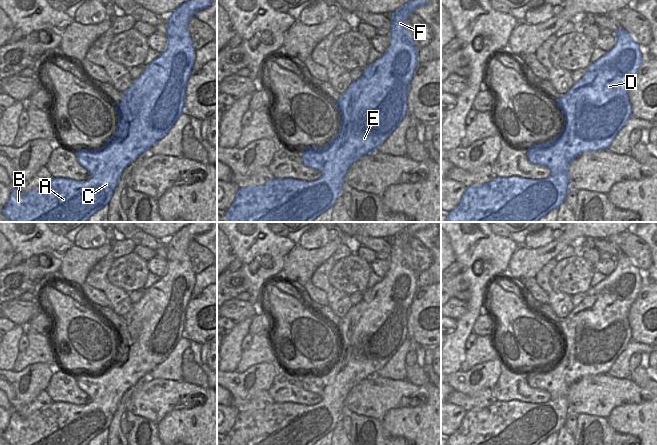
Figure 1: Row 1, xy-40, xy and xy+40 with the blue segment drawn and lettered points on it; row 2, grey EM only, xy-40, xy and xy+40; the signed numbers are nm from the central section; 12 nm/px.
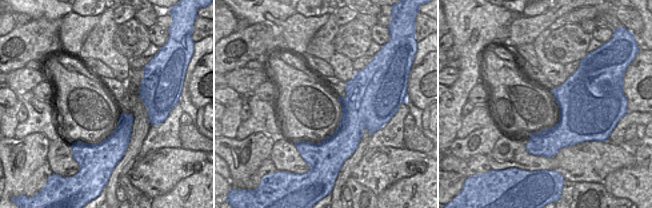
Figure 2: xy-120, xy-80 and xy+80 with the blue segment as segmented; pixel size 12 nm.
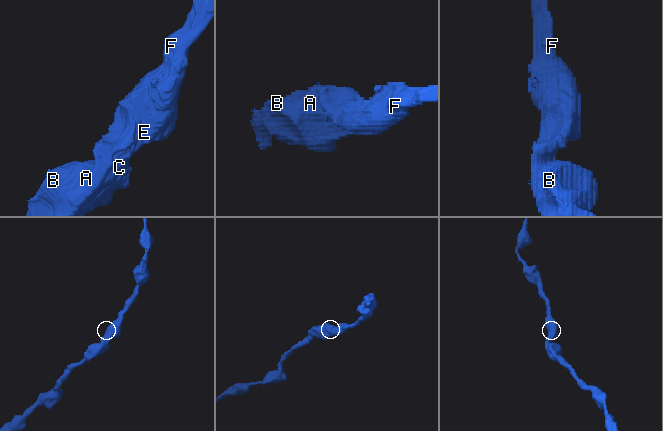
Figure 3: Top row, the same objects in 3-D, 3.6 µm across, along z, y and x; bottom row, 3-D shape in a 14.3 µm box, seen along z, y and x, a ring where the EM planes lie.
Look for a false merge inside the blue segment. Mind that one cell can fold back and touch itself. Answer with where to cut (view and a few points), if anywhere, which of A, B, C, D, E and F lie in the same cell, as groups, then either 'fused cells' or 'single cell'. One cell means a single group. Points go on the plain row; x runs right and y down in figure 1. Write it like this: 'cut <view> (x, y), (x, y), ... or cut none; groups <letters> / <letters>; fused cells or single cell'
cut none; groups A B C D E F; single cell

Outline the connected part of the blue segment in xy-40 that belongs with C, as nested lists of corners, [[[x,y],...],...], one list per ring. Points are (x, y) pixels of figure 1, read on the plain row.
[[[191,222],[168,239],[167,274],[149,287],[143,298],[139,302],[134,303],[132,309],[127,314],[122,315],[122,325],[120,327],[112,327],[118,338],[118,348],[114,359],[98,374],[76,374],[76,382],[79,388],[88,394],[91,402],[87,405],[52,402],[50,405],[43,406],[40,410],[27,417],[12,411],[10,422],[2,435],[9,445],[87,445],[98,434],[108,429],[123,394],[128,389],[131,389],[141,378],[148,378],[148,374],[171,354],[181,338],[184,337],[186,308],[193,297],[192,291],[195,286],[195,273],[192,270],[187,249],[197,235],[203,234],[211,228],[212,223]]]

